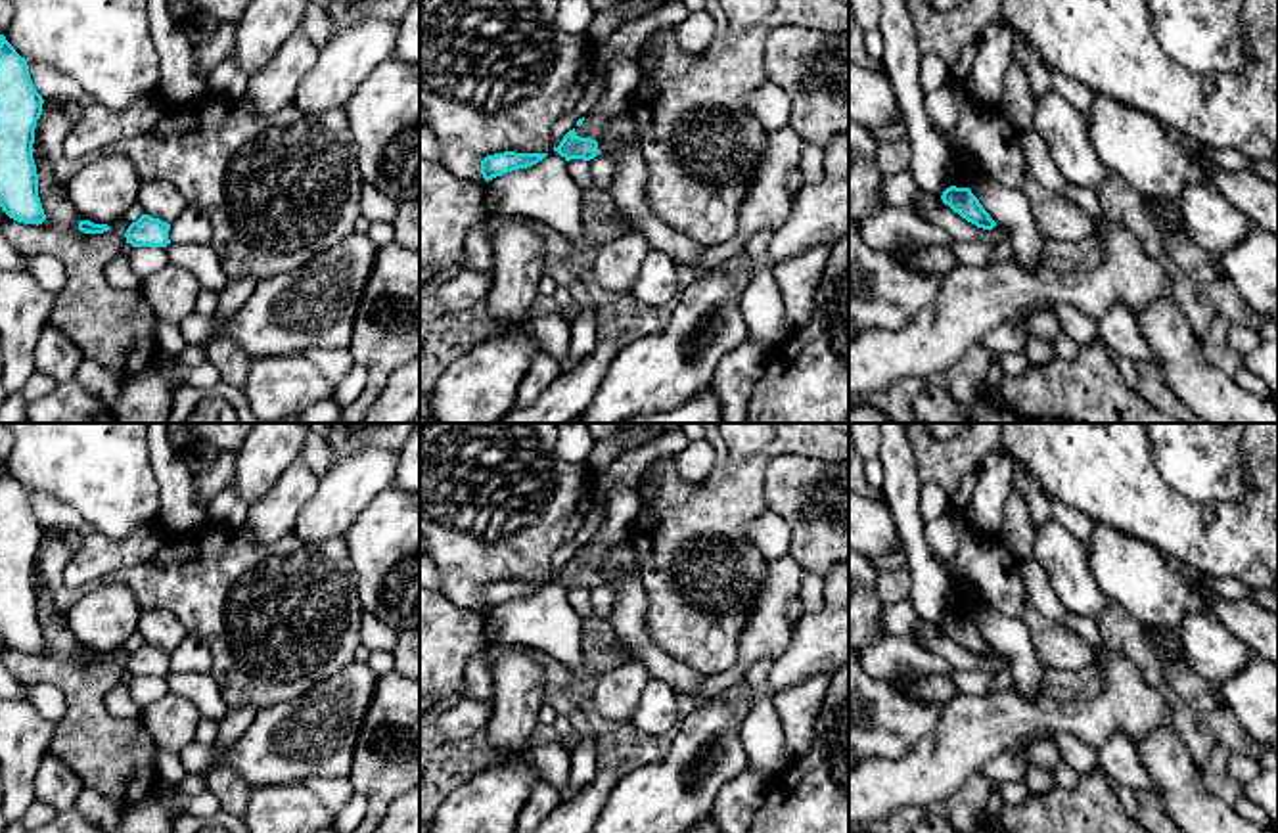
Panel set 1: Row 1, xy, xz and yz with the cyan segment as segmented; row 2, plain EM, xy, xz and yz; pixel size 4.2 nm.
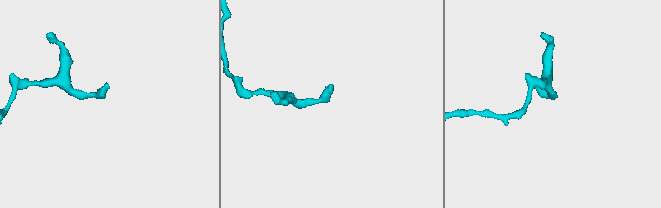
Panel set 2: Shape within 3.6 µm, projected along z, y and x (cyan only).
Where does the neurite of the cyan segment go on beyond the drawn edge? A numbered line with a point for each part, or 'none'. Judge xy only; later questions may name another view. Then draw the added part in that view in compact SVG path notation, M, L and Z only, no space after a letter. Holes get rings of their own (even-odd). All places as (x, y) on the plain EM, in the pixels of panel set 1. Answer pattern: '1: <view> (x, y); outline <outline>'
1: xy (200, 688); outline M169 672L167 682L169 691L188 697L199 709L201 716L209 716L218 724L226 718L228 705L209 672Z

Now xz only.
1: xz (625, 560); outline M628 540L619 544L611 559L611 567L600 569L598 578L604 584L607 578L619 576L623 573L638 574L638 555L628 544Z

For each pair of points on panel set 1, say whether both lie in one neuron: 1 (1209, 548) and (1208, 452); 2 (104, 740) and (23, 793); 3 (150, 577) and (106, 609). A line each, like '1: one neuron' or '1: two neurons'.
1: two neurons
2: two neurons
3: two neurons

